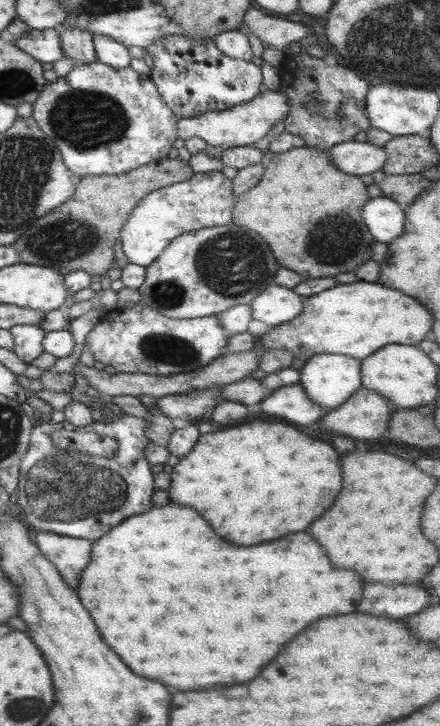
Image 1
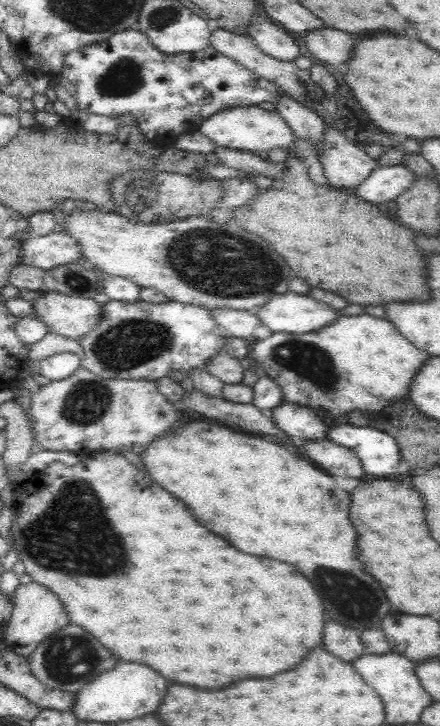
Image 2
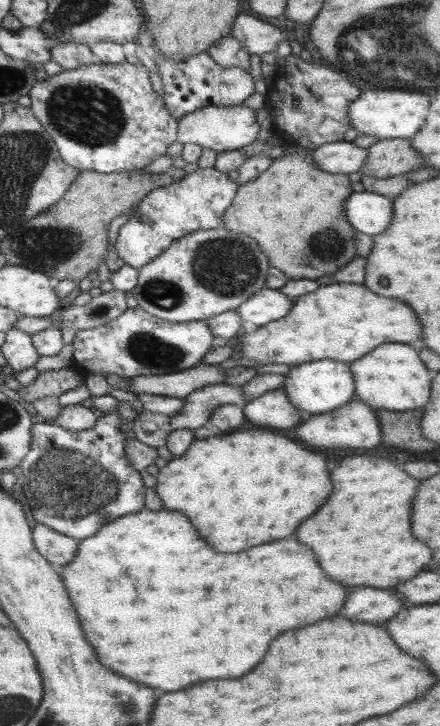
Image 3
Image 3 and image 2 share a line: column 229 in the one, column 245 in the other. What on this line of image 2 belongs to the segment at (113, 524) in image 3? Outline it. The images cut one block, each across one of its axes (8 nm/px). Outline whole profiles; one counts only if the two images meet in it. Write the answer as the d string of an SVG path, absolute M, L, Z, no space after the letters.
M98 451L88 454L72 466L60 462L52 463L45 468L45 471L29 477L26 482L14 484L14 492L16 499L11 506L13 517L10 521L9 541L17 552L19 561L24 565L25 573L30 577L31 582L47 588L56 595L64 607L69 624L80 626L88 634L96 636L96 640L104 644L104 648L122 662L144 664L154 672L158 672L160 676L164 676L166 680L174 680L178 684L218 688L244 678L262 678L262 676L274 676L276 672L284 672L290 666L294 666L306 650L321 644L322 624L324 624L322 600L314 592L314 586L294 566L280 560L262 562L260 558L234 550L222 538L198 526L194 518L188 514L188 510L184 508L184 504L180 504L174 496L170 496L162 488L156 488L156 484L152 484L144 476L144 471L140 471L127 461L119 451Z

